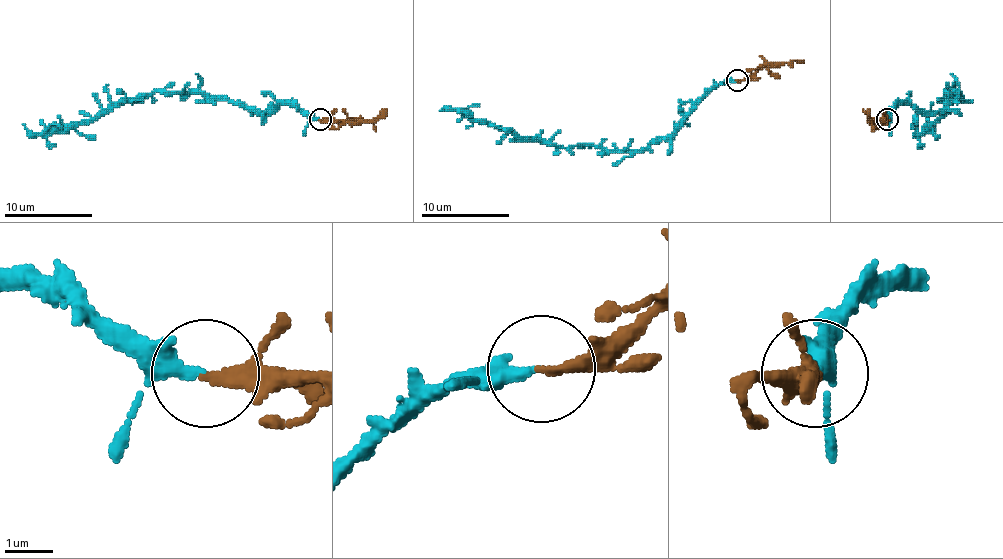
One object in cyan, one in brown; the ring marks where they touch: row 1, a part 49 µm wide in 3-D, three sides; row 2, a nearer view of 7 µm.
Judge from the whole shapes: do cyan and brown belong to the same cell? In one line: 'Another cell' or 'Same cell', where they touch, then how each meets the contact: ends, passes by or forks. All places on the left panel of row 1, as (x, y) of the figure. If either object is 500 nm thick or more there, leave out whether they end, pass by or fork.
Same cell. Place: (320, 119). At the ring cyan ends. At the ring brown passes by

